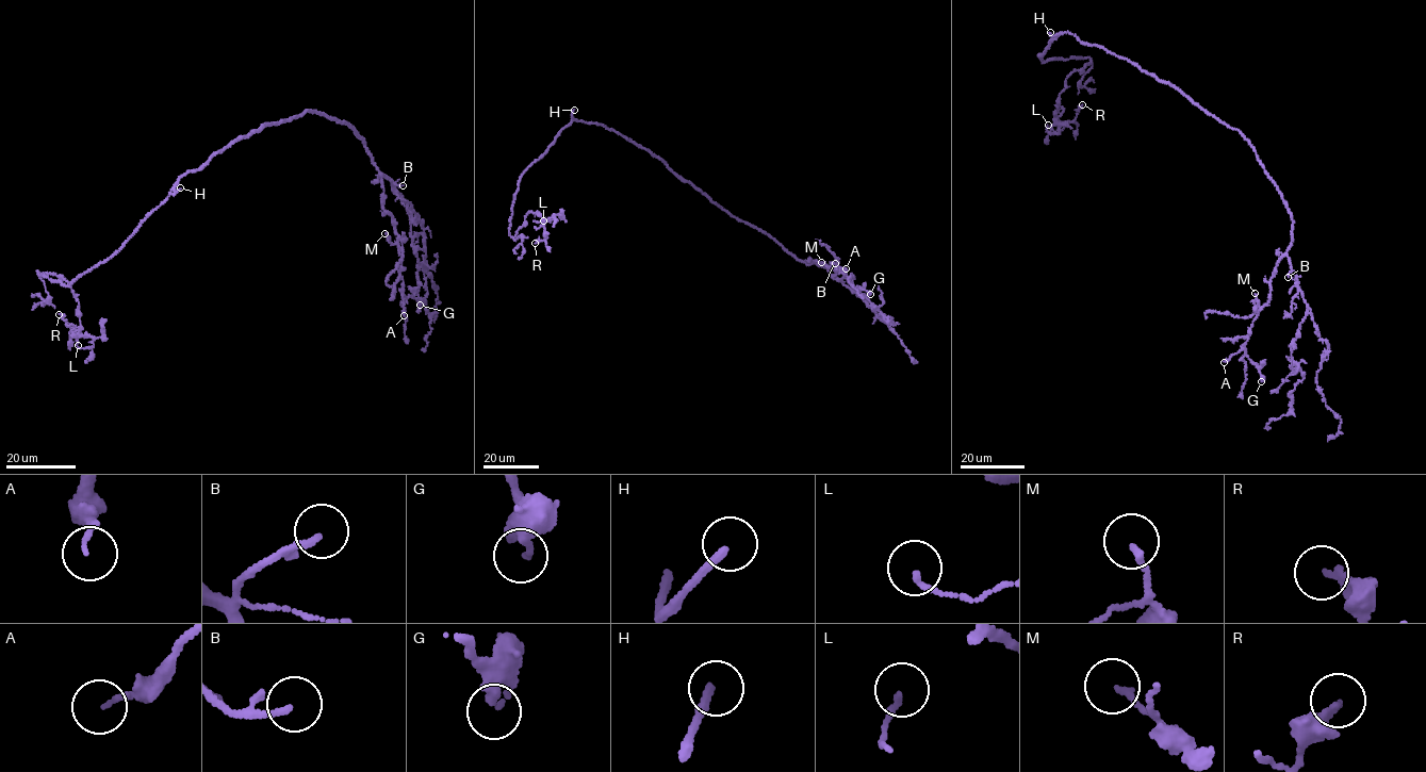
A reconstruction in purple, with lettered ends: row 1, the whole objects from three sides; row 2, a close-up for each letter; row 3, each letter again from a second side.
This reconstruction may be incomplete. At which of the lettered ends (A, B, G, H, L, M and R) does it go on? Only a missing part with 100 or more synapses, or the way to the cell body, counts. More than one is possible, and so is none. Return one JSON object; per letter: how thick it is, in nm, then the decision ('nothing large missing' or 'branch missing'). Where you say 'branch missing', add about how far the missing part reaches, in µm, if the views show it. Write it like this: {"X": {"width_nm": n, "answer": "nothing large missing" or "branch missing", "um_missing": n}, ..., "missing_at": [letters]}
{"A": {"width_nm": 130, "answer": "nothing large missing"}, "B": {"width_nm": 110, "answer": "nothing large missing"}, "G": {"width_nm": 110, "answer": "nothing large missing"}, "H": {"width_nm": 220, "answer": "branch missing", "um_missing": 25}, "L": {"width_nm": 150, "answer": "nothing large missing"}, "M": {"width_nm": 170, "answer": "nothing large missing"}, "R": {"width_nm": 200, "answer": "nothing large missing"}, "missing_at": ["H"]}

